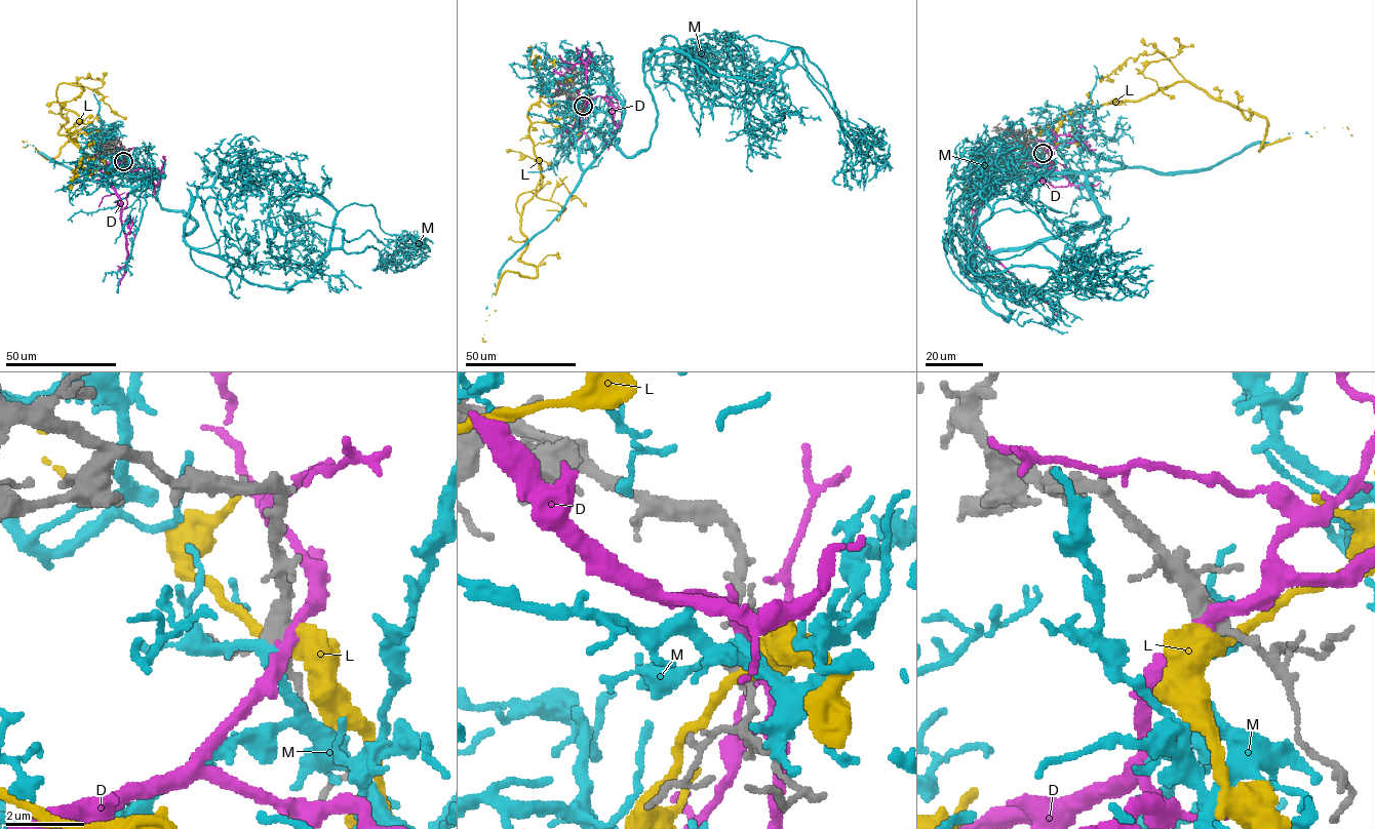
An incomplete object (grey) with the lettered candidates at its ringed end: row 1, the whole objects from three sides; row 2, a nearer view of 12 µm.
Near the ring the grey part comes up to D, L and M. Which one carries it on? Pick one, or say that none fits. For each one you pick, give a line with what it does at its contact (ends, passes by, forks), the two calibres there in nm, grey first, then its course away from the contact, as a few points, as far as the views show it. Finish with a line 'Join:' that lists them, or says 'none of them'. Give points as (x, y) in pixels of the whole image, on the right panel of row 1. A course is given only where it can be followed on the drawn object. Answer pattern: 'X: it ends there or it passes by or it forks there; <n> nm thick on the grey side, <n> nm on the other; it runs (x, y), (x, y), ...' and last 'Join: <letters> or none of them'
M: it passes by; 420 nm thick on the grey side, 260 nm on the other; it runs (1043, 153), (1109, 218), (968, 275), (1006, 320), (968, 249), (994, 213), (1031, 210), (1085, 254), (1059, 286)
Join: M

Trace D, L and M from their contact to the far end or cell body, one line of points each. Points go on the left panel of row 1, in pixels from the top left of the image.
D: (124, 160), (102, 178), (121, 203), (127, 260), (120, 281)
L: (124, 160), (89, 133), (72, 135), (82, 119), (63, 106), (59, 133), (77, 135), (50, 159), (26, 147)
M: (123, 160), (197, 224), (189, 245), (251, 283), (304, 281), (352, 203), (422, 239), (398, 263)

